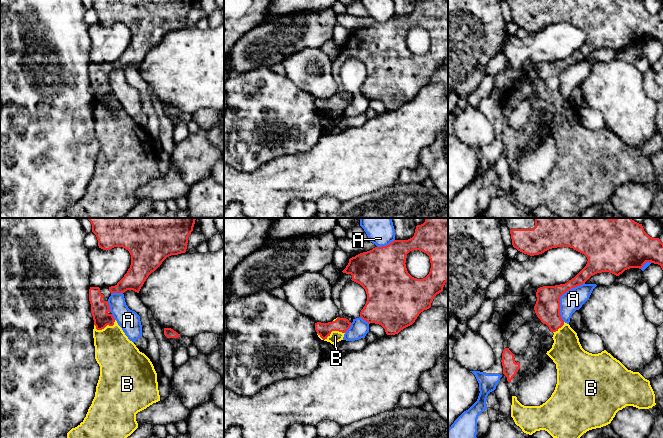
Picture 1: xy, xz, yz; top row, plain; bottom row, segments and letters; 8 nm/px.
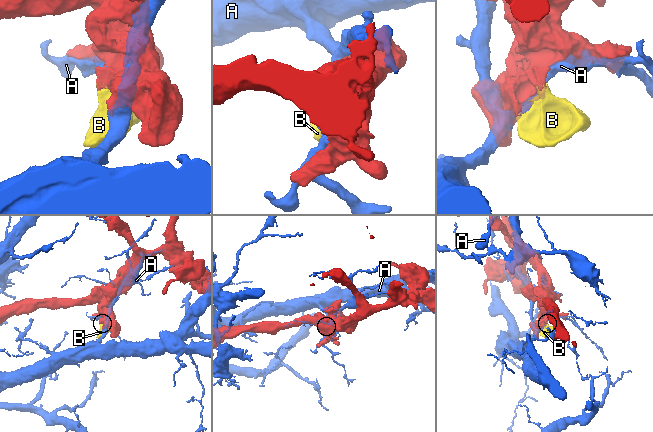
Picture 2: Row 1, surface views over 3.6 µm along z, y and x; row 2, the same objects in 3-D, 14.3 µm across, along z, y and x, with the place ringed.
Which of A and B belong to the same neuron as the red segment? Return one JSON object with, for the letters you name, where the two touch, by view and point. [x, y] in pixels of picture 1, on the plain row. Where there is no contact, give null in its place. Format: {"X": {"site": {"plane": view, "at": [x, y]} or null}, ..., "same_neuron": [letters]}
{"B": {"site": {"plane": "xz", "at": [330, 109]}}, "same_neuron": ["B"]}

